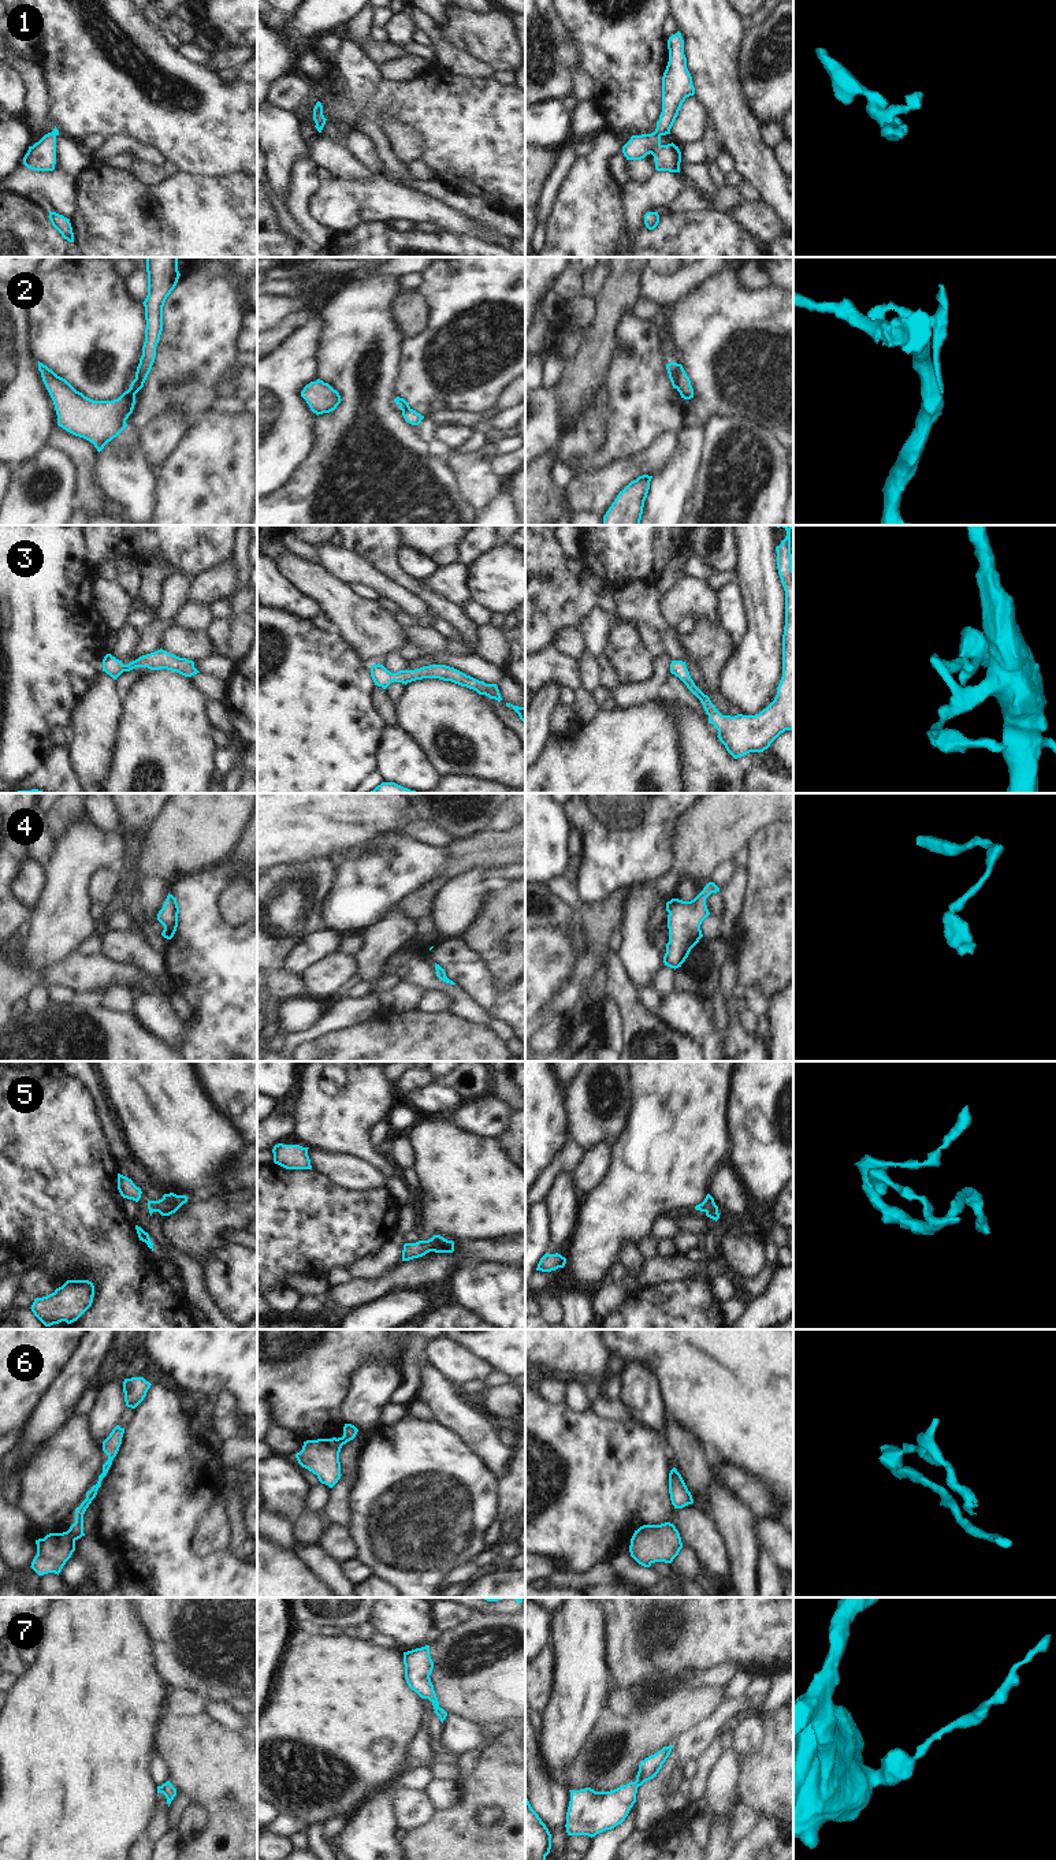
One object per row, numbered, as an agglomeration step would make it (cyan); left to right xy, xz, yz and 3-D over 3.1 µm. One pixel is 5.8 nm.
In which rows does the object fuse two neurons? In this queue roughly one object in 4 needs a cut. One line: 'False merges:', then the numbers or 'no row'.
False merges: 2, 6

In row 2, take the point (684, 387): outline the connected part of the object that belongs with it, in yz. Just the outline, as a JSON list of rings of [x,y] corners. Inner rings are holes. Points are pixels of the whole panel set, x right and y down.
[[[677,364],[677,391],[680,393],[681,398],[691,399],[694,398],[694,388],[691,386],[691,380],[687,376],[681,364]]]

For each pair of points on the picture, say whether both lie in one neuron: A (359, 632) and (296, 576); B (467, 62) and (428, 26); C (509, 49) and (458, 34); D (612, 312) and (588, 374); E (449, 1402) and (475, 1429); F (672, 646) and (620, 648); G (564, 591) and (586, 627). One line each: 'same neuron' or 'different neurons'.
A: same neuron
B: same neuron
C: same neuron
D: same neuron
E: same neuron
F: different neurons
G: different neurons

